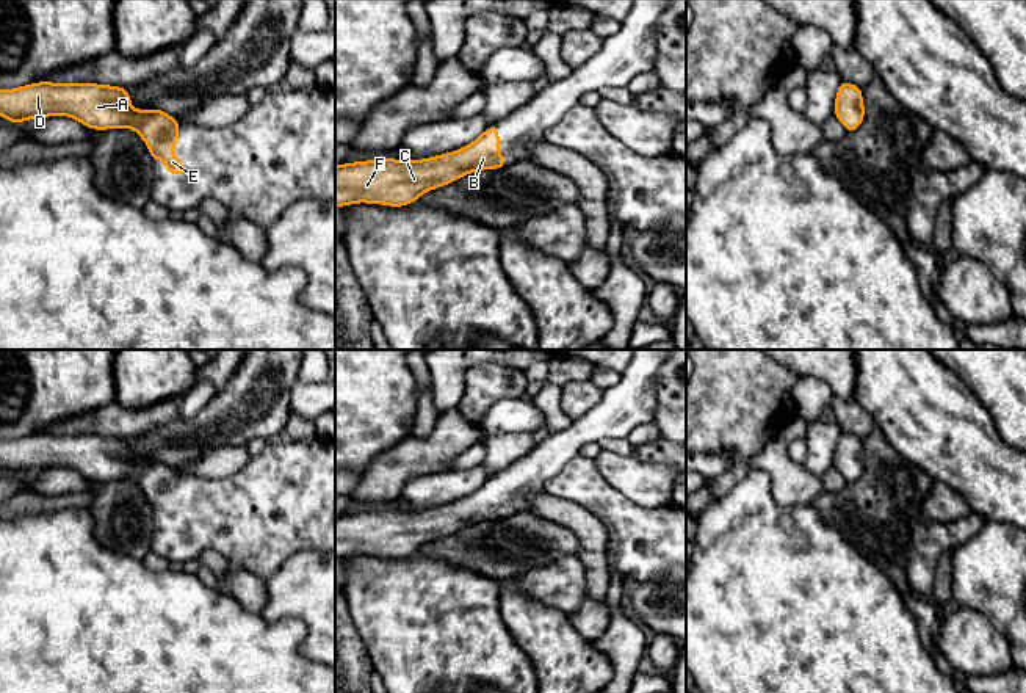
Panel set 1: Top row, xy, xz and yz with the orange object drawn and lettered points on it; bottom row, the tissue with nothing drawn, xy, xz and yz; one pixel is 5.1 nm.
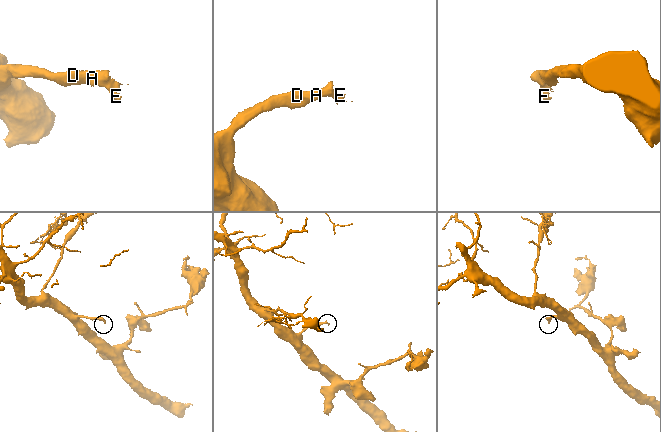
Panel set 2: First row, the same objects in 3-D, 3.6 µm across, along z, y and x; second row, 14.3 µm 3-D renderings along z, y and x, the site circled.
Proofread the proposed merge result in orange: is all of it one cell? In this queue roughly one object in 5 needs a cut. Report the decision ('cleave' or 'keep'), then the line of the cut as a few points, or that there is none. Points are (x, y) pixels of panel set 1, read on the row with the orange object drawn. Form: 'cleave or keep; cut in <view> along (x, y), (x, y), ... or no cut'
keep; no cut

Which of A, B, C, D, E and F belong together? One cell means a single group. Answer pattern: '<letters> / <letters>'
A B C D E F

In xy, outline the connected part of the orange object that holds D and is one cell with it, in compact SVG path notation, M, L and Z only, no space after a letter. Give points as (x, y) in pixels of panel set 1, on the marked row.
M38 82L23 85L14 89L0 88L0 116L13 124L22 121L42 119L47 116L69 116L80 121L88 129L133 129L146 143L150 157L157 161L164 160L161 166L174 176L183 176L186 168L180 158L171 152L175 149L179 140L180 124L164 110L136 110L130 103L130 93L127 88L97 85L97 83L52 83Z

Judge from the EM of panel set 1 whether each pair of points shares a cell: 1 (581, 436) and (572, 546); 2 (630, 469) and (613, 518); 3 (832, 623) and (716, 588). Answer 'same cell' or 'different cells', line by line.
1: different cells
2: different cells
3: same cell

